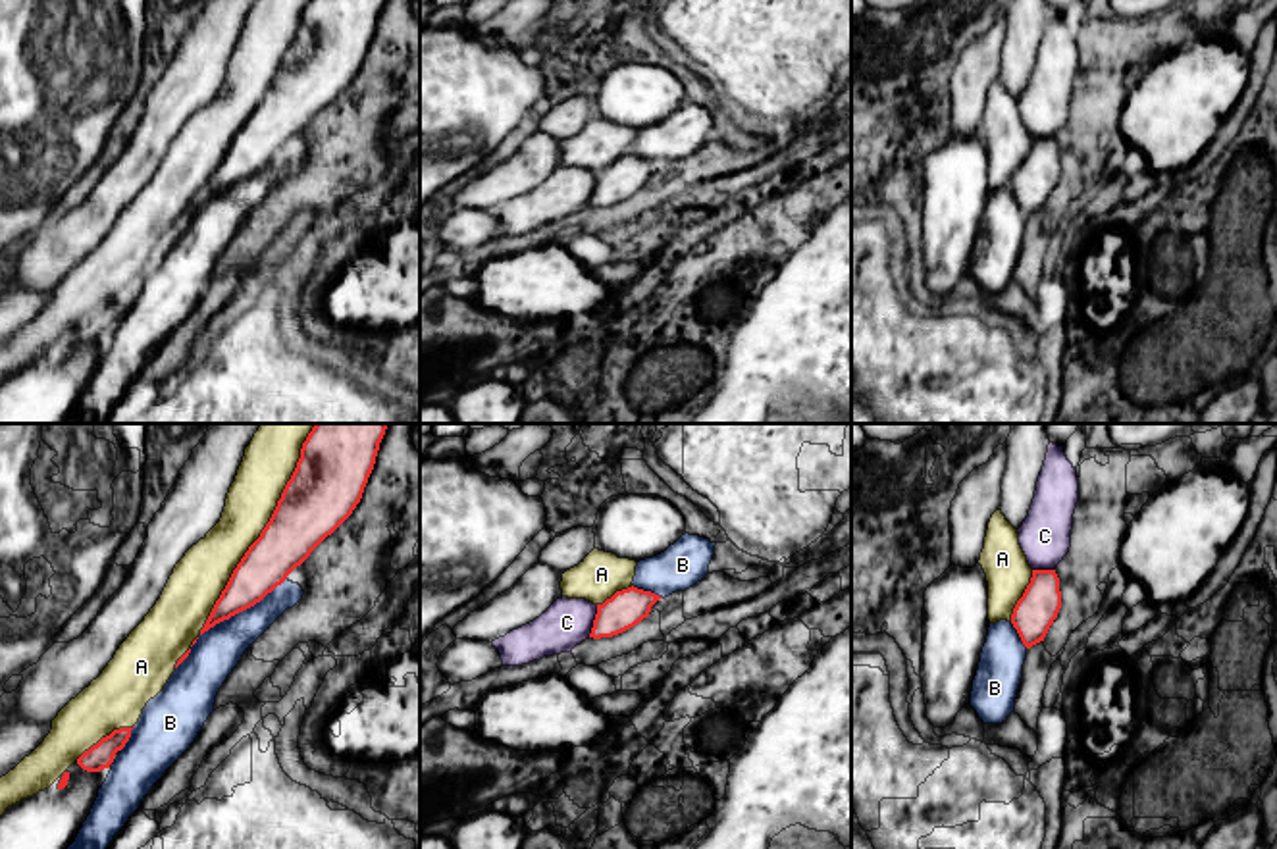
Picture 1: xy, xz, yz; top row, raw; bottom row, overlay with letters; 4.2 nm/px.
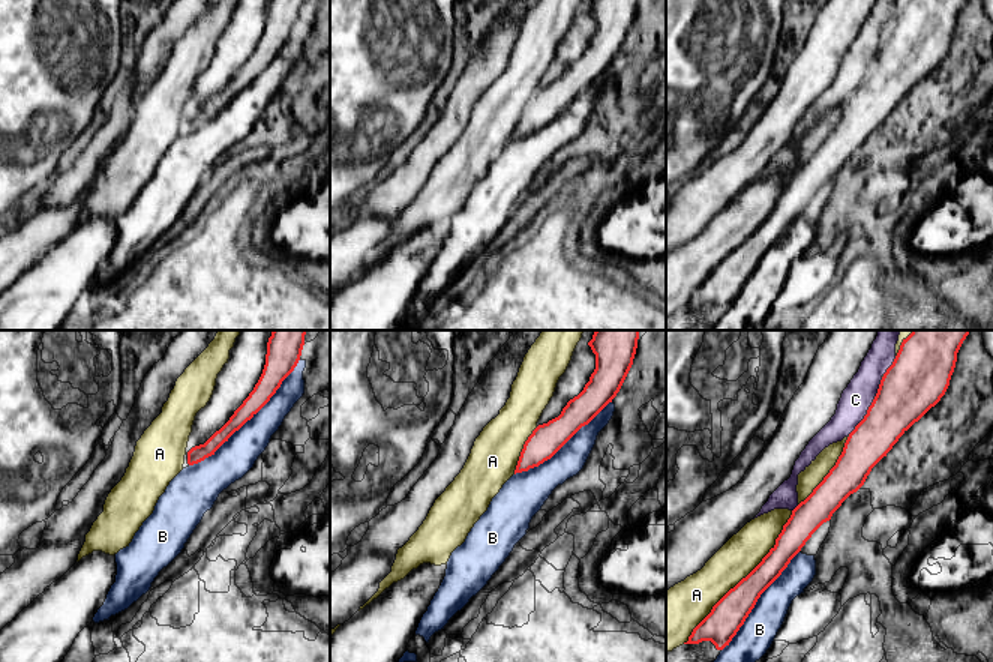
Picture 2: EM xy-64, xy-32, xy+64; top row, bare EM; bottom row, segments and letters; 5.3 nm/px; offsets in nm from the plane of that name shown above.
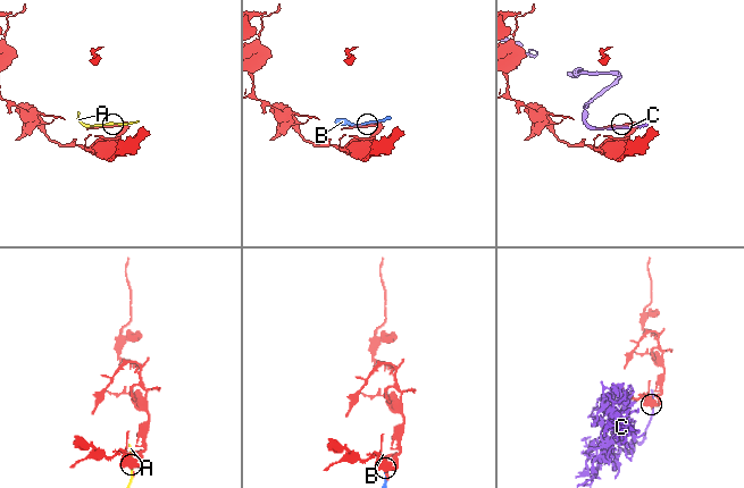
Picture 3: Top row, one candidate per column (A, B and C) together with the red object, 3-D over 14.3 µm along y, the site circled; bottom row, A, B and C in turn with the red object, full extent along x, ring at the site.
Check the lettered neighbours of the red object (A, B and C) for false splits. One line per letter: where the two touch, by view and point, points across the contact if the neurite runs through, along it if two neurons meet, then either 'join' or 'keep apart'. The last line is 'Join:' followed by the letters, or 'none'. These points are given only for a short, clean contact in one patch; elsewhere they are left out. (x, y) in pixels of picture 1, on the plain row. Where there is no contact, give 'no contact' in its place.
A: meets red in xy at (249, 118); keep apart
B: meets red in xy at (226, 187); keep apart
C: meets red in xz at (594, 189); keep apart
Join: none

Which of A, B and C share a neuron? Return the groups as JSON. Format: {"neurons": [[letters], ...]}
{"neurons": [["A", "C"], ["B"]]}

